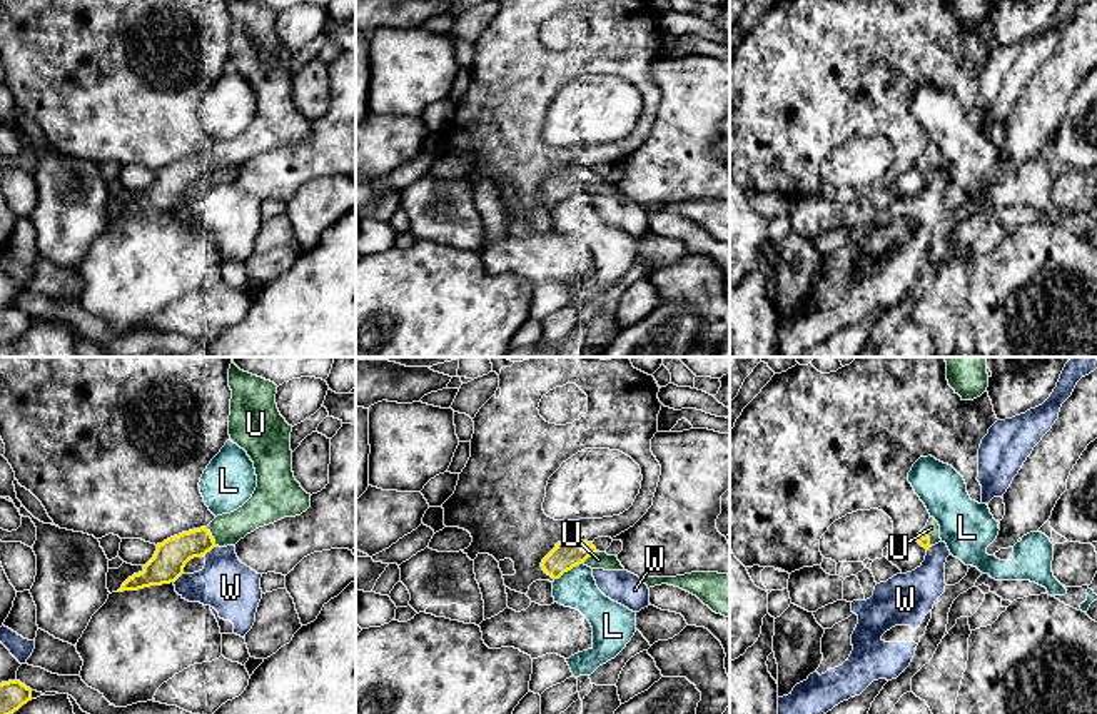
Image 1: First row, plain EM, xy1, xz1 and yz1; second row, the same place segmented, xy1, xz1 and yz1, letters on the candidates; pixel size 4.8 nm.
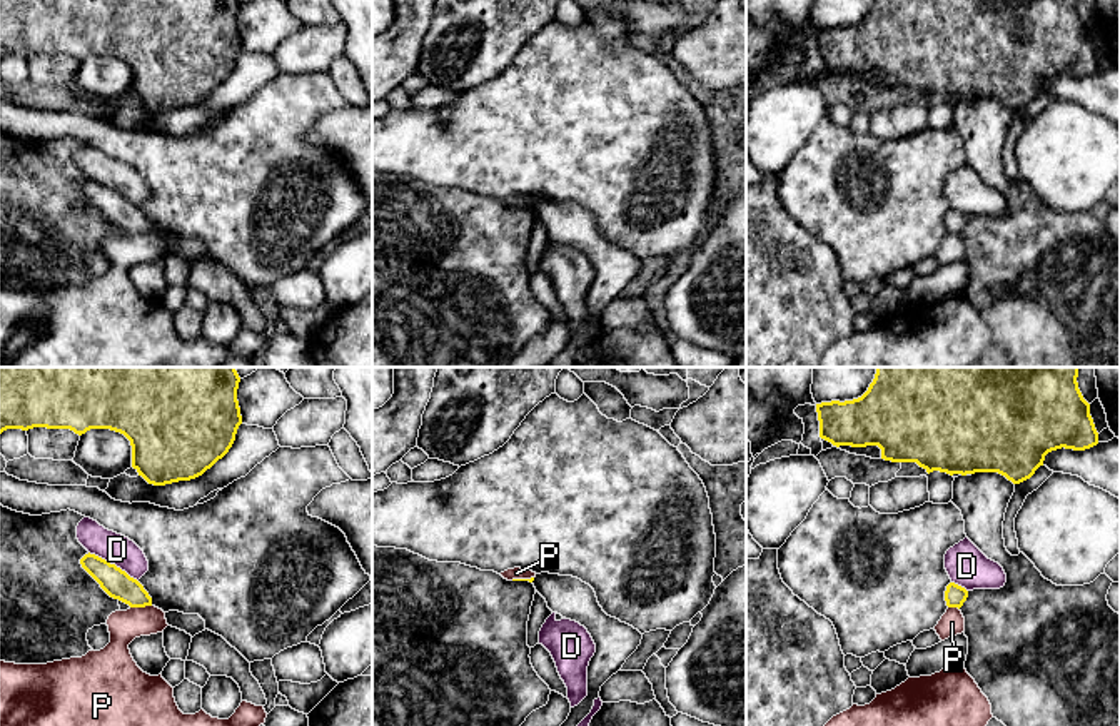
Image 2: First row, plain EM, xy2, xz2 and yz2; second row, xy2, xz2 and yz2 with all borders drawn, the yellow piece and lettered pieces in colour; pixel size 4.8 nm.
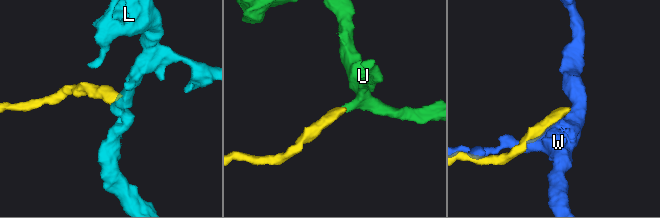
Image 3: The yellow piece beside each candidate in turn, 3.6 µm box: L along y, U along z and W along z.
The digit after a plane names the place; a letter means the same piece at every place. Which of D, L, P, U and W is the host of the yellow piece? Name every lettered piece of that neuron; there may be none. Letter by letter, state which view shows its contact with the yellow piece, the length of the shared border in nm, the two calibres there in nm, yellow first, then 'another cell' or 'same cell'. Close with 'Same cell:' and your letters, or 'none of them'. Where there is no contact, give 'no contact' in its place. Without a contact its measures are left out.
D: contact in xy2; length 280 nm; calibres 140 and 150 nm; another cell
L: contact in xz1; length 160 nm; calibres 140 and 190 nm; another cell
P: contact in xy2; length 110 nm; calibres 140 and 160 nm; another cell
U: contact in xy1; length 110 nm; calibres 160 and 160 nm; same cell
W: contact in xy1; length 90 nm; calibres 160 and 260 nm; another cell
Same cell: U

